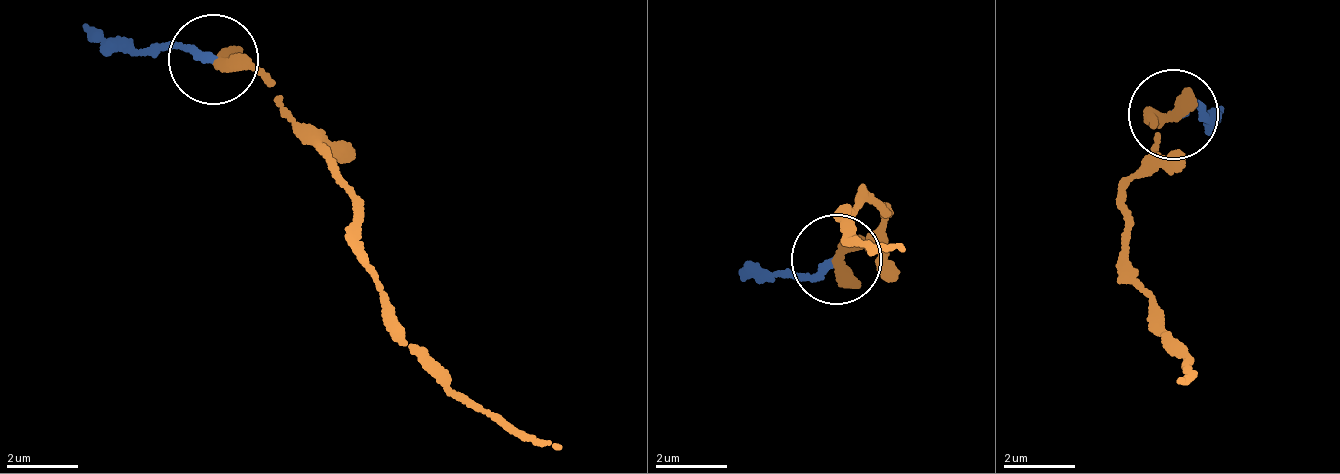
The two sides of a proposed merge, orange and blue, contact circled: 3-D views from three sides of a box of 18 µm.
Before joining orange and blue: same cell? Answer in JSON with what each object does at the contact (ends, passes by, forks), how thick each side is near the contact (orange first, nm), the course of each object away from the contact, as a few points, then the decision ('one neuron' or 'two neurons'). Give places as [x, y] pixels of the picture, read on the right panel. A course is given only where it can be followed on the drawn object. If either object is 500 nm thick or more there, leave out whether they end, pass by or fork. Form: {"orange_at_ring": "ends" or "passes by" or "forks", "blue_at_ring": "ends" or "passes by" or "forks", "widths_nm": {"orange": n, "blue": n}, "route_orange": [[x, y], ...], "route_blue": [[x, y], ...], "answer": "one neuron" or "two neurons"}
{"orange_at_ring": "ends", "blue_at_ring": "ends", "widths_nm": {"orange": 460, "blue": 200}, "route_orange": [[1172, 113], [1154, 120], [1154, 156], [1120, 192], [1123, 273], [1166, 330], [1190, 369], [1183, 380]], "route_blue": [[1172, 113], [1197, 105], [1220, 125], [1221, 105]], "answer": "one neuron"}

